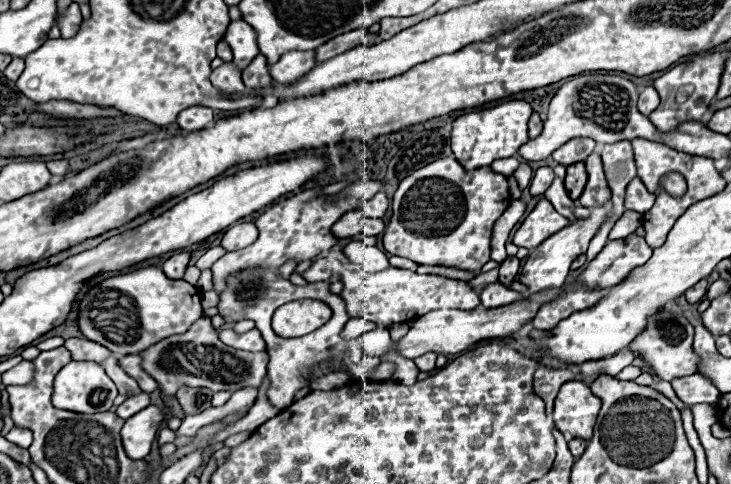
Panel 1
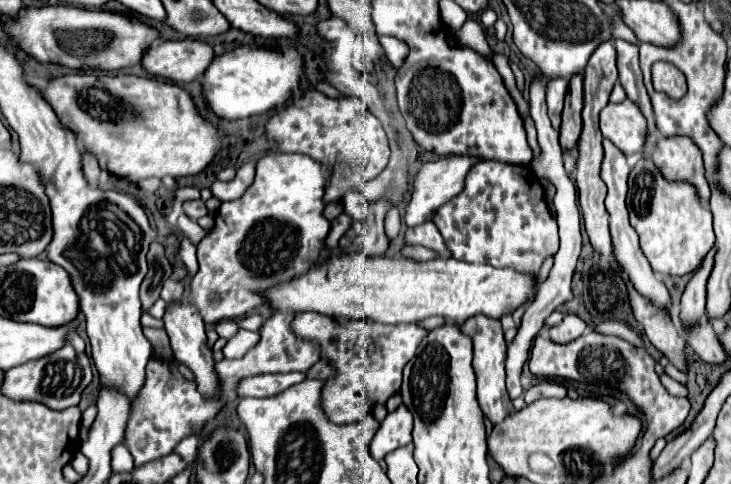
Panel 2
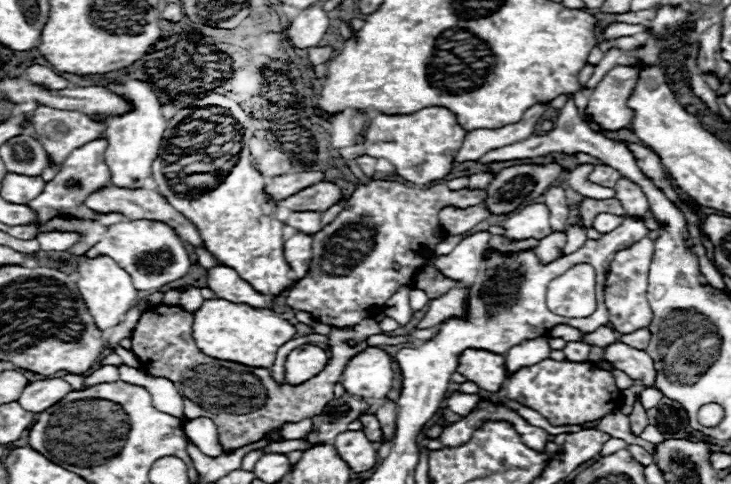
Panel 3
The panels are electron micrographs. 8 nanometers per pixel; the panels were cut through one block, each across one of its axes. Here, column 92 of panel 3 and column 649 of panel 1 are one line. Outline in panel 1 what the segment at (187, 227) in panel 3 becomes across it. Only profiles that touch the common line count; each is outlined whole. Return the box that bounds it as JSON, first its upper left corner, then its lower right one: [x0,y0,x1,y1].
[626,178,654,212]

